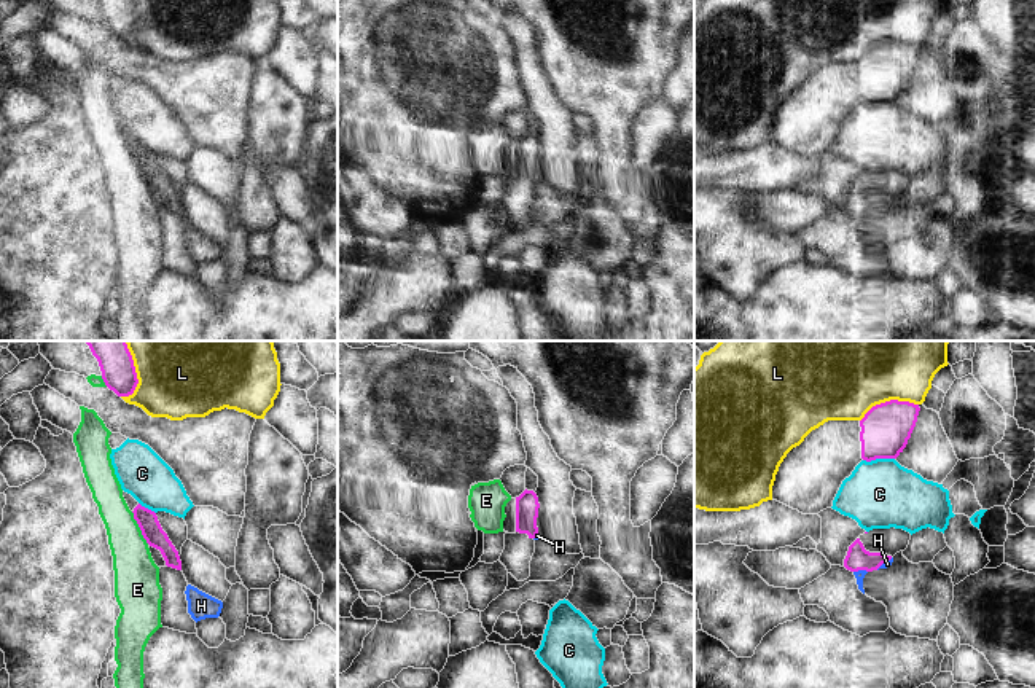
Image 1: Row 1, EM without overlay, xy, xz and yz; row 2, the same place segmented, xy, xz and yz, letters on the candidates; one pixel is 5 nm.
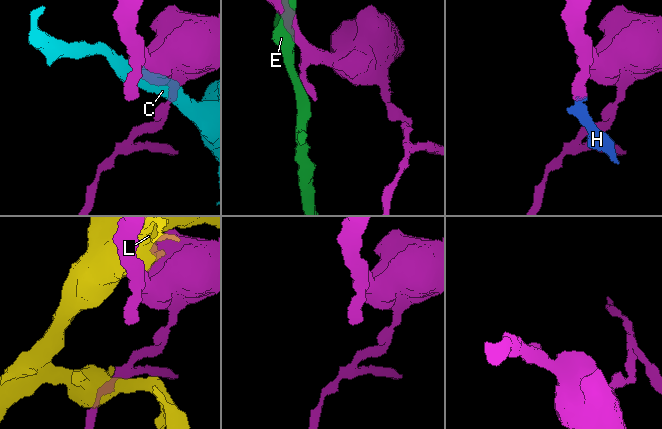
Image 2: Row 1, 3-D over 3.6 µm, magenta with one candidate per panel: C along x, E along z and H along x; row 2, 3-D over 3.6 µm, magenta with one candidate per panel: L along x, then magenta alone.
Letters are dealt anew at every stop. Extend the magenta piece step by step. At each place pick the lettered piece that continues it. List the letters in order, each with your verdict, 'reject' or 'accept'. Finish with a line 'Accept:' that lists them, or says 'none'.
C: reject
E: reject
H: accept
L: reject
Accept: H

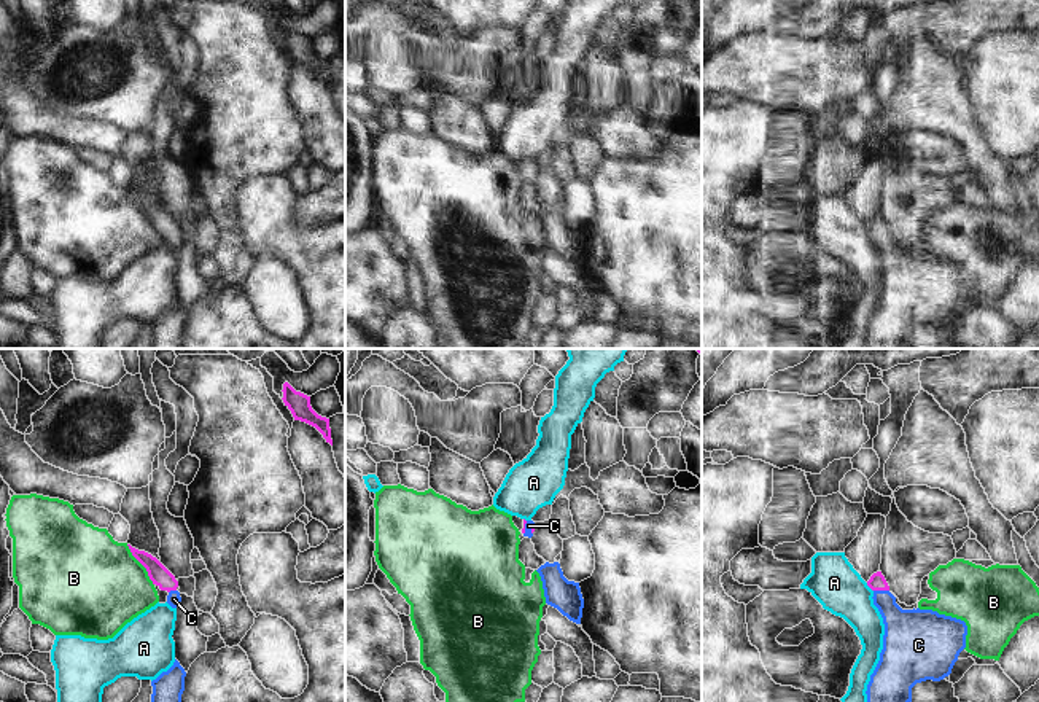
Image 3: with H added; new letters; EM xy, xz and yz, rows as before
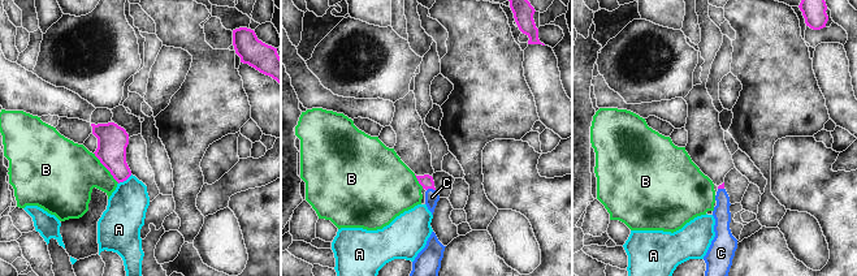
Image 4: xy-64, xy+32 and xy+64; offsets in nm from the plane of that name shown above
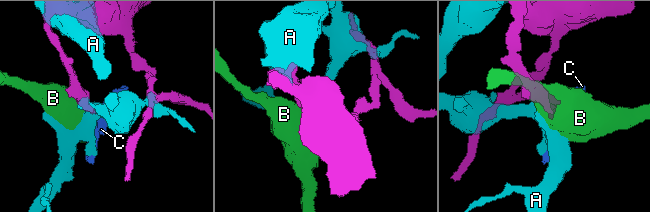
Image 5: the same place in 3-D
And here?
A: reject
B: reject
C: accept
Accept: C

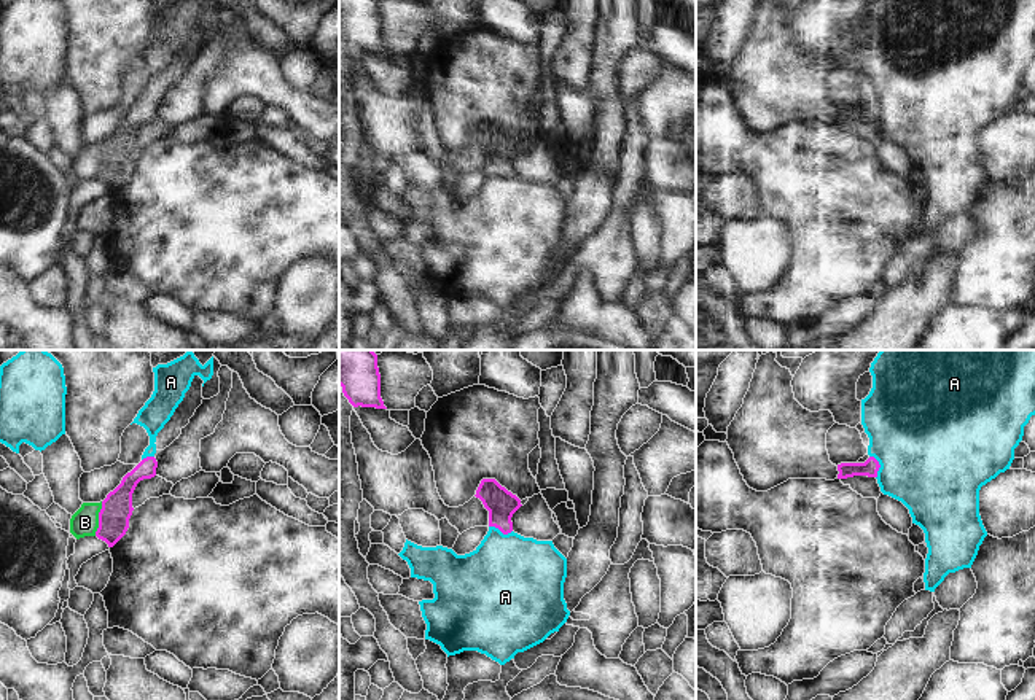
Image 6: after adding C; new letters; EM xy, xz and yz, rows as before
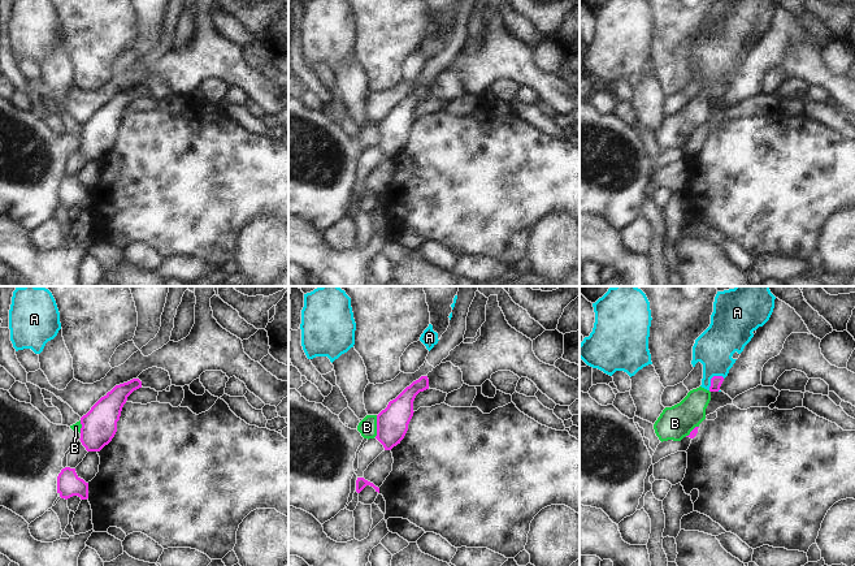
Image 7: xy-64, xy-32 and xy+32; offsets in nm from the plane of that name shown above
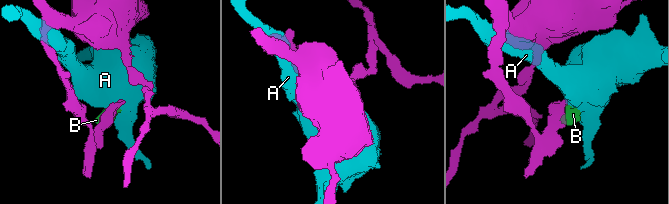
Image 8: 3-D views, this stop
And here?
A: reject
B: reject
Accept: none

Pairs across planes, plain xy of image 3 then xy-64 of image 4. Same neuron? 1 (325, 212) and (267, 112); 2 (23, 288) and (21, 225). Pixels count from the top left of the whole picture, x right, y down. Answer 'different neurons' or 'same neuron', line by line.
1: different neurons
2: different neurons

